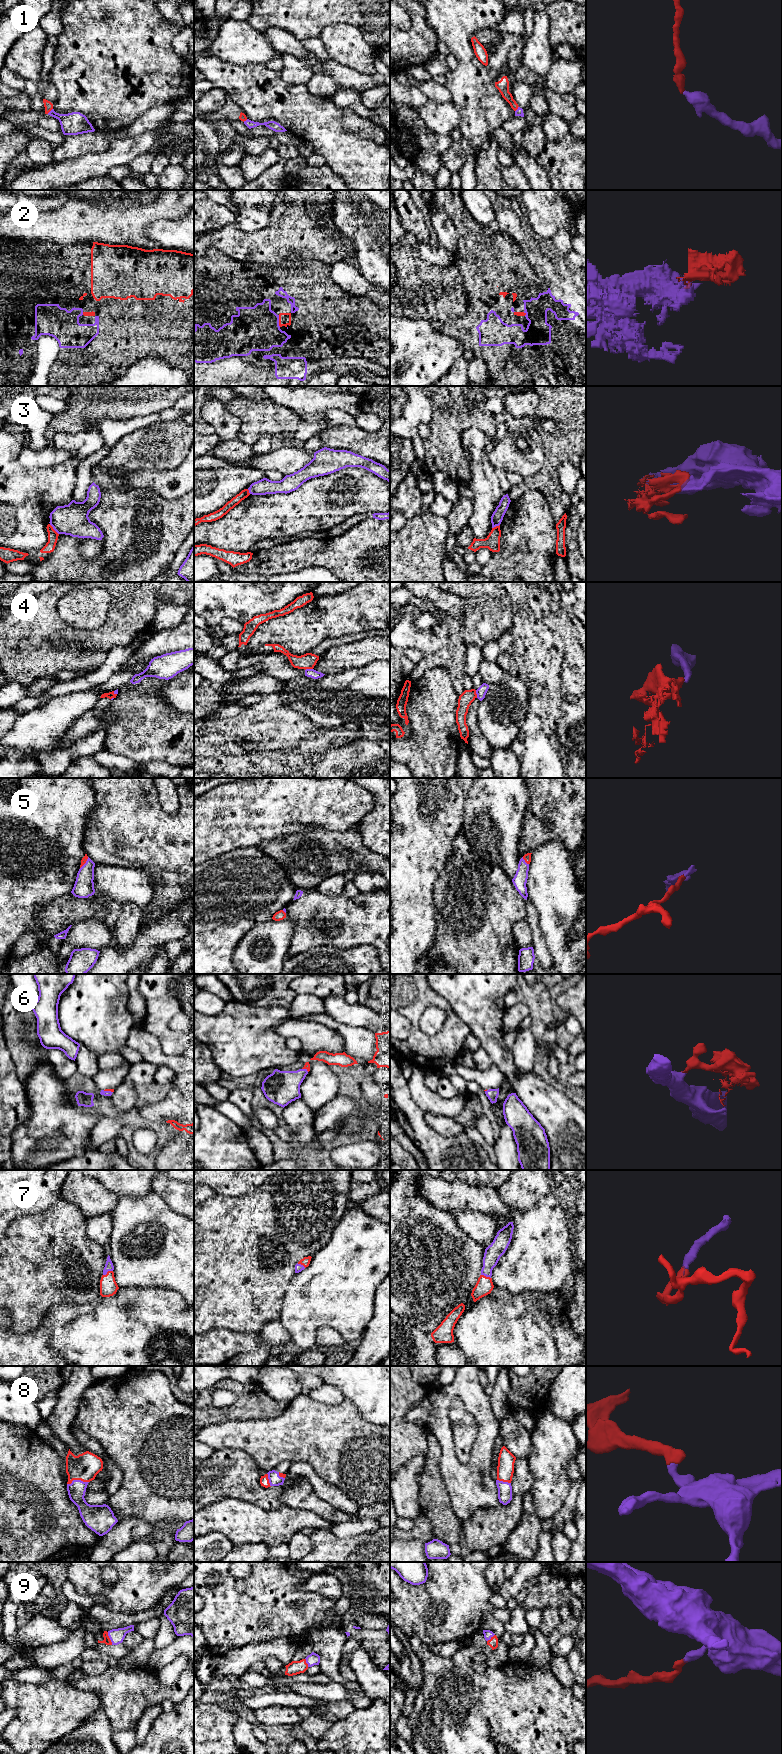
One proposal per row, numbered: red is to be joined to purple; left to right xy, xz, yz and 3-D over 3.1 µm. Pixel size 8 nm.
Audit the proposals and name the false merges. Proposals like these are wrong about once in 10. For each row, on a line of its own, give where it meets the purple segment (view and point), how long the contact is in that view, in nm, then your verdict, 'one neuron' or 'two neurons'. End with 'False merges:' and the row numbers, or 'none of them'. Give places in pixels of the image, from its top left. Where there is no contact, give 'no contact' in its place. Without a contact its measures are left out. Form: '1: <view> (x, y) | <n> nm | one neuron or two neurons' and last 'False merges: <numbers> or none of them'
1: xy (50, 111) | 60 nm | one neuron
2: xz (278, 321) | 100 nm | one neuron
3: xy (53, 528) | 120 nm | two neurons
4: xz (308, 669) | 70 nm | two neurons
5: yz (524, 861) | 80 nm | one neuron
6: xy (108, 1091) | 80 nm | one neuron
7: xy (107, 1271) | 90 nm | one neuron
8: xy (77, 1480) | 180 nm | one neuron
9: xy (110, 1638) | 110 nm | one neuron
False merges: 3, 4

